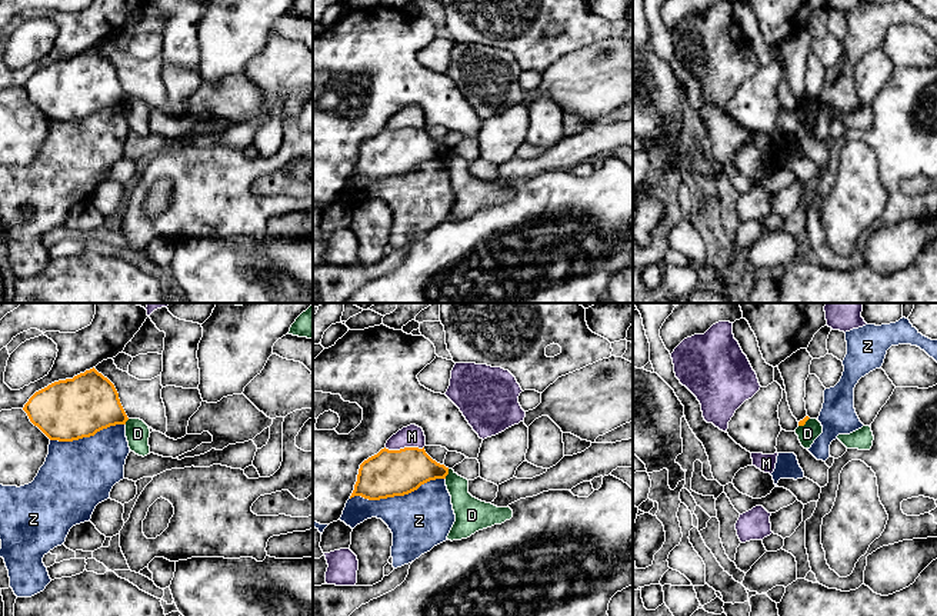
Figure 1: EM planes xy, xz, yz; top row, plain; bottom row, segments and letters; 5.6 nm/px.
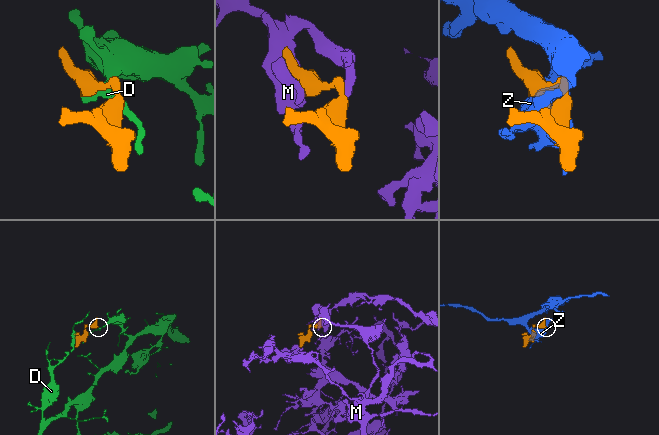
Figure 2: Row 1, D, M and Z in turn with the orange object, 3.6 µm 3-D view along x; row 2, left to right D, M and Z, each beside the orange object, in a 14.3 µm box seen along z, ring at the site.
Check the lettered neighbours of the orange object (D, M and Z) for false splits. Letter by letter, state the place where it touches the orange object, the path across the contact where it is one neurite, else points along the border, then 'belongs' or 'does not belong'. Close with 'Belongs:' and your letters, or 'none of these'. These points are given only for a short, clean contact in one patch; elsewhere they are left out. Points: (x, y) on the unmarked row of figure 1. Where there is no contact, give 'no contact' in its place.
D: contact xz (447, 153); border xz (449, 149), (444, 157); does not belong
M: contact xz (404, 127); does not belong
Z: contact xz (397, 175); does not belong
Belongs: none of these

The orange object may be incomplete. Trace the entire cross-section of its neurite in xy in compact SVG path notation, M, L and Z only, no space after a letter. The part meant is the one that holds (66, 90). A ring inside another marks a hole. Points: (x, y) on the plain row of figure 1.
M94 47L36 71L23 90L50 120L73 121L129 100L114 64Z

